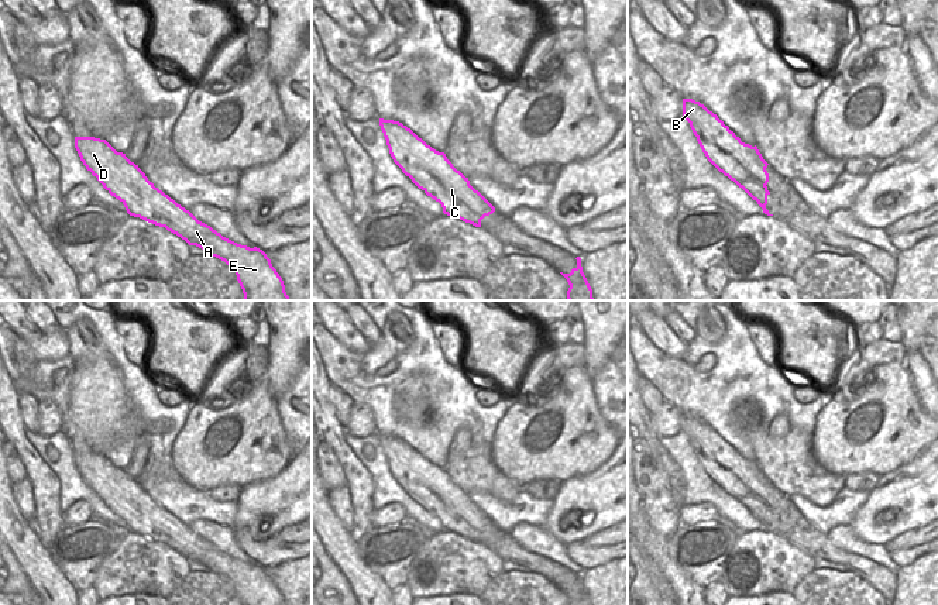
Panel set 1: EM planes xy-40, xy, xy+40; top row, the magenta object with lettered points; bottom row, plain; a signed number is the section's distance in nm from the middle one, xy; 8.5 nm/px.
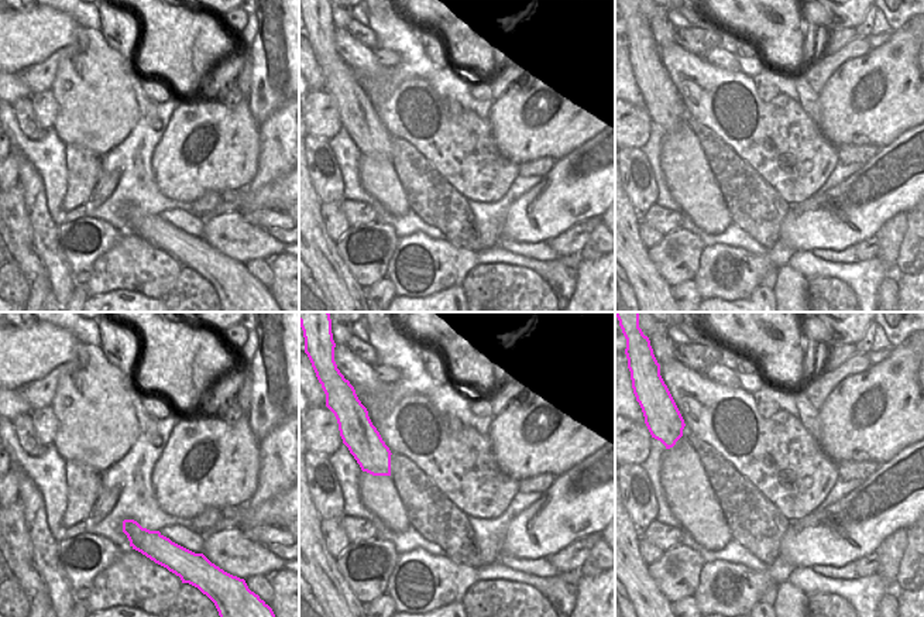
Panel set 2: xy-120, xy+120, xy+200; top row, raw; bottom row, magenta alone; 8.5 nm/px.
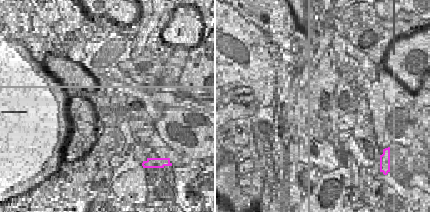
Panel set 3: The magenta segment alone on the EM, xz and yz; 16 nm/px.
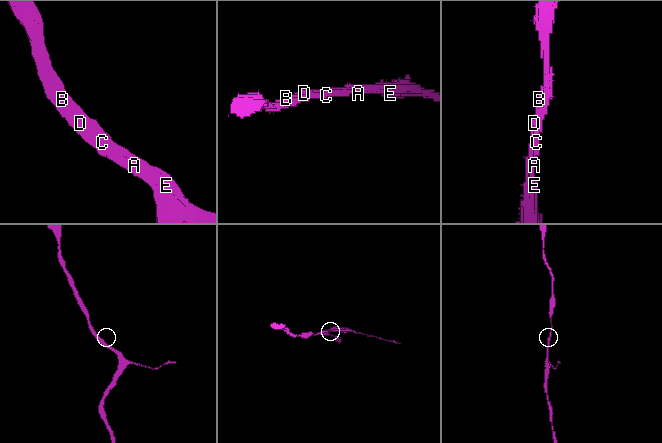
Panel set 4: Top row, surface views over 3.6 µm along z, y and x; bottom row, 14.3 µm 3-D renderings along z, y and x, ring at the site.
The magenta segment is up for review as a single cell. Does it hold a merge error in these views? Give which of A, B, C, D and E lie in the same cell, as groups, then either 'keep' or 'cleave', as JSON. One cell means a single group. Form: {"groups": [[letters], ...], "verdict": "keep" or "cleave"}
{"groups": [["A", "B", "C", "D", "E"]], "verdict": "keep"}

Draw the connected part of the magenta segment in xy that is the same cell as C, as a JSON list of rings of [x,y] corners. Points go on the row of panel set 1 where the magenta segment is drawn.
[[[379,118],[394,162],[427,196],[439,202],[443,213],[475,227],[495,212],[495,207],[471,185],[460,171],[399,121]]]

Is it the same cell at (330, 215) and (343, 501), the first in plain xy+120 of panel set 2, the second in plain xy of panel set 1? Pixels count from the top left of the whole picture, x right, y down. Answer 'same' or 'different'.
same

